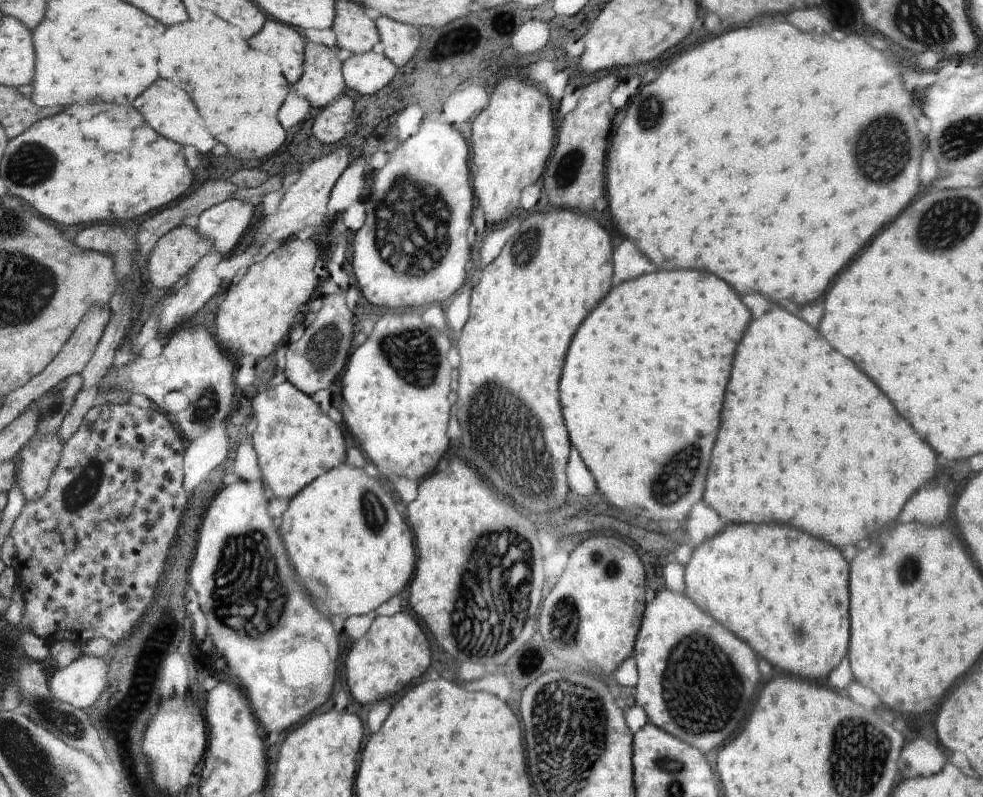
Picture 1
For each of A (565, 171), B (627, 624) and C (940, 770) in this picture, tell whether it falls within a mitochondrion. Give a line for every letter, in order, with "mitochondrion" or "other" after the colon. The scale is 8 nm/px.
A: mitochondrion
B: other
C: other

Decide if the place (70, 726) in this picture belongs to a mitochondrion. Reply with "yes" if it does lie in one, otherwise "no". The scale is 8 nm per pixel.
yes

